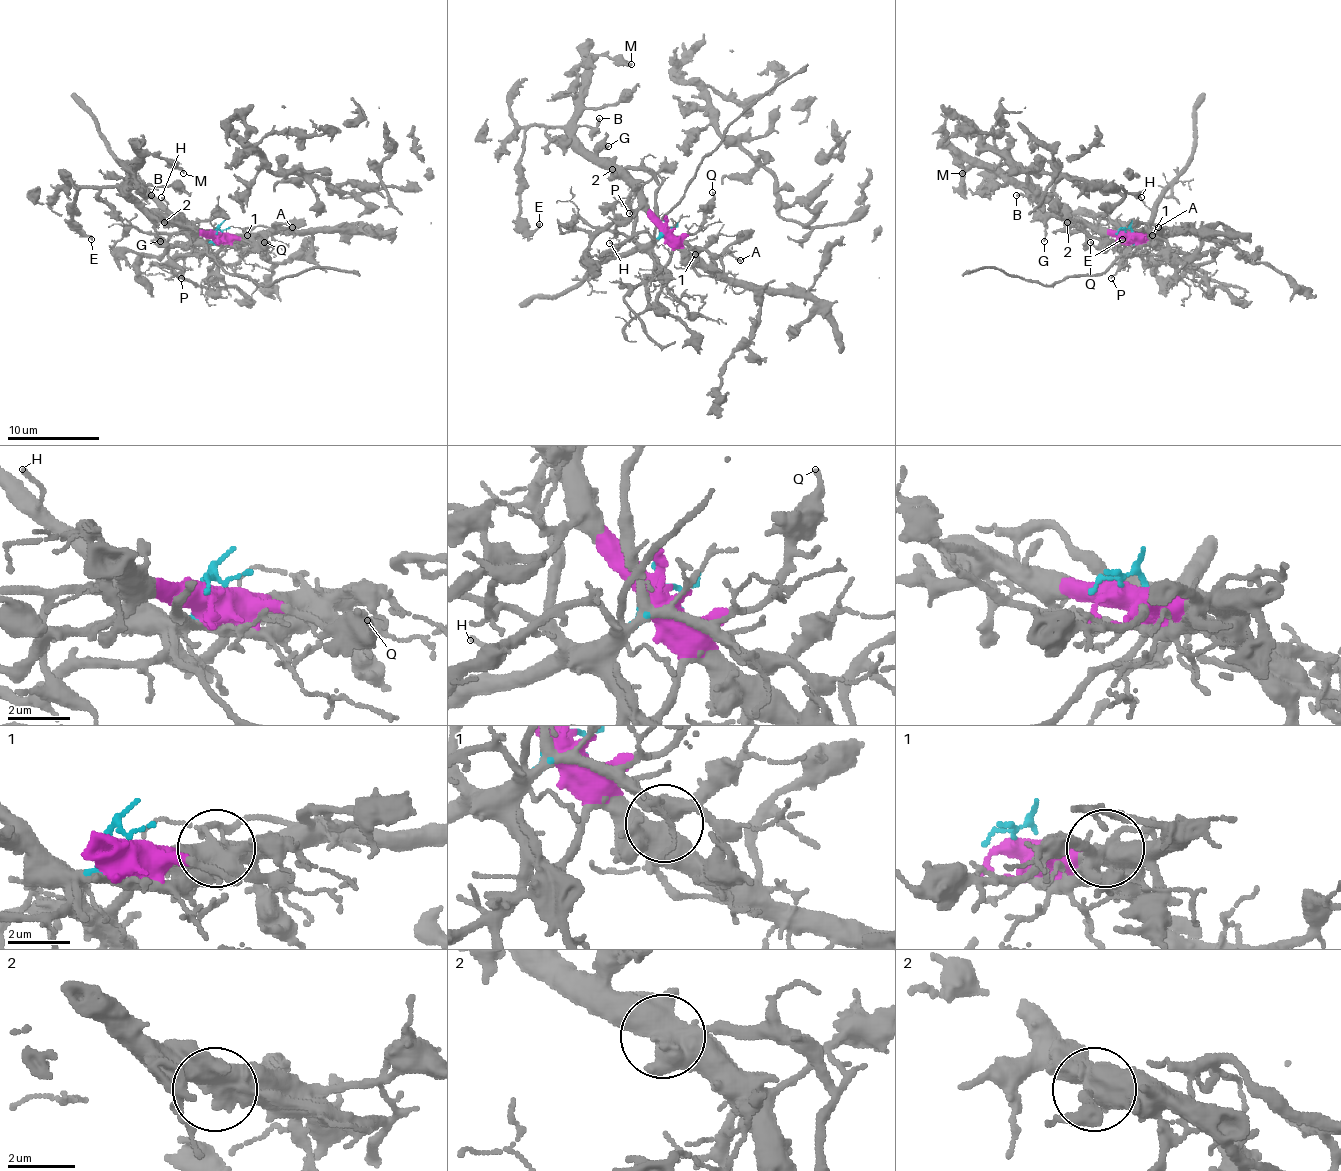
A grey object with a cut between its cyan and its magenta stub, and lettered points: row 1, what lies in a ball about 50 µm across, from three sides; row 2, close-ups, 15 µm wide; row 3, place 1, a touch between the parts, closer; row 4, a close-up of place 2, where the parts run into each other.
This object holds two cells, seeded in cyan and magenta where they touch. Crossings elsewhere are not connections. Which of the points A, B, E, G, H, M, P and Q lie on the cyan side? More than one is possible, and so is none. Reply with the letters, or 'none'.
H, P

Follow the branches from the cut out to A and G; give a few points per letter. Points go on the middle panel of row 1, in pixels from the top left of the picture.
A: (669, 226), (669, 233), (685, 249), (715, 270), (722, 268), (727, 251), (740, 261)
G: (669, 226), (597, 154), (602, 147), (609, 145)

